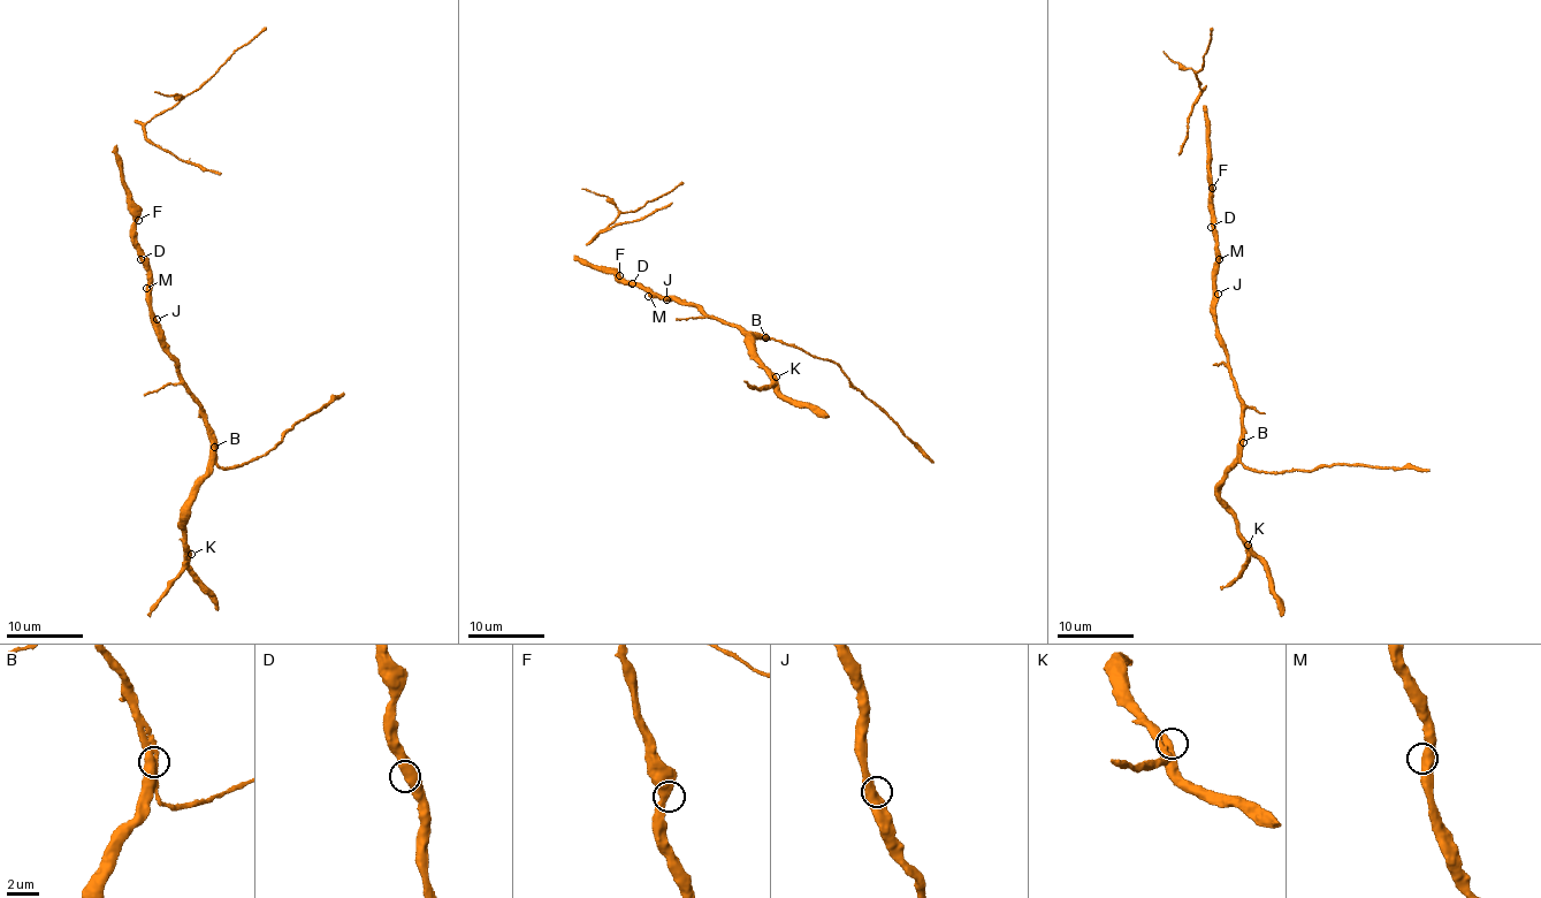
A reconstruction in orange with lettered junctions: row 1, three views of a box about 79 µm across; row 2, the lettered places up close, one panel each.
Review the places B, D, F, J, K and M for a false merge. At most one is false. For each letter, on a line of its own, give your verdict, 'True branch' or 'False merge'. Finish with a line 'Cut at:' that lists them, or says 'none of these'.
B: True branch
D: True branch
F: True branch
J: True branch
K: True branch
M: True branch
Cut at: none of these

